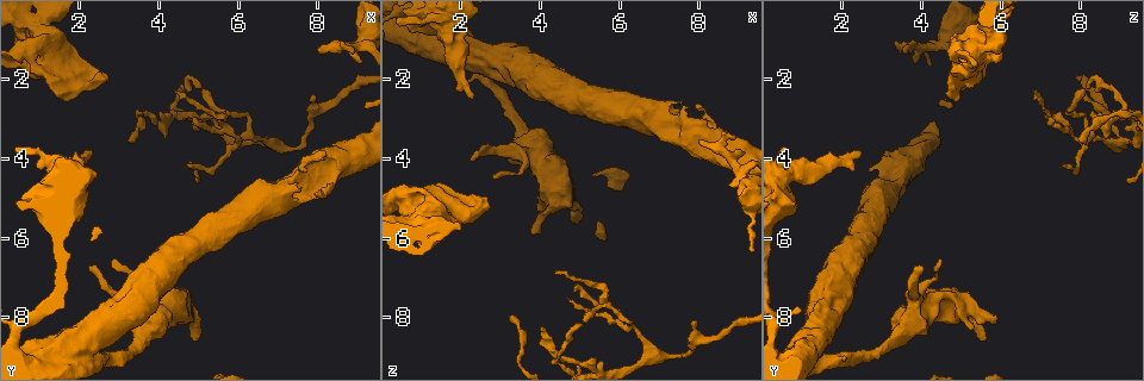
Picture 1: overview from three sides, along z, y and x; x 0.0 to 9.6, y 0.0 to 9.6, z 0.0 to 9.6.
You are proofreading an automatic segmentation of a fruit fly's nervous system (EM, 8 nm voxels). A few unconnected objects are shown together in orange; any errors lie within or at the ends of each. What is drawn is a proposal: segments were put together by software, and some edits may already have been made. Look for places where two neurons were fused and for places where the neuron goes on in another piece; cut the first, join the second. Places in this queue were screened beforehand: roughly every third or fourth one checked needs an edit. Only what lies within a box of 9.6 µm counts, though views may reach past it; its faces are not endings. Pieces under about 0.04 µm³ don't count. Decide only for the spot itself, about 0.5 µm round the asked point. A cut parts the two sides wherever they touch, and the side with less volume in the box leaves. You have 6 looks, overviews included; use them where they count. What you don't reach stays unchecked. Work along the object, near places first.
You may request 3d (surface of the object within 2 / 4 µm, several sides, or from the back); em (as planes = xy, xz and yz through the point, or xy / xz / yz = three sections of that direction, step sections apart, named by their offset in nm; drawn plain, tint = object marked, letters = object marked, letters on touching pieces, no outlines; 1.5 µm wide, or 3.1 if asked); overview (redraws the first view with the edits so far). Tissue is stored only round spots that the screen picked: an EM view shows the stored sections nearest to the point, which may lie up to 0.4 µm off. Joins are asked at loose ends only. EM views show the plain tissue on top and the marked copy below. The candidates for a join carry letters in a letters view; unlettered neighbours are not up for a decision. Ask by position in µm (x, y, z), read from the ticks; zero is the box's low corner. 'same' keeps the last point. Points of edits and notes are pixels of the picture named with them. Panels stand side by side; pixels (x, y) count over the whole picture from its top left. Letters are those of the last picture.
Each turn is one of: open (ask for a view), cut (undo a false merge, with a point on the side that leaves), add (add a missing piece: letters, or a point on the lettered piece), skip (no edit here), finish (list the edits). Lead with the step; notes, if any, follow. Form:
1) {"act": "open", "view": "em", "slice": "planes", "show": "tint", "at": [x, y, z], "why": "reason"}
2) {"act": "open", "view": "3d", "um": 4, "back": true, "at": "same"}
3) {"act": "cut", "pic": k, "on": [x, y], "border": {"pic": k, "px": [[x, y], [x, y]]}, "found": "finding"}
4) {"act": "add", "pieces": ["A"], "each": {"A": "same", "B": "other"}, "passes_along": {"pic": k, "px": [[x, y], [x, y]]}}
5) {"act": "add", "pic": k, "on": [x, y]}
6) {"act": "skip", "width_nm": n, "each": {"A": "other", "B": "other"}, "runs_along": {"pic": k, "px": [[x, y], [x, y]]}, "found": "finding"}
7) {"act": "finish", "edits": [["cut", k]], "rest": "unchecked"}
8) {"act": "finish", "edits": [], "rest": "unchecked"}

{"act": "open", "view": "3d", "um": 4, "at": [4.85, 8.60, 5.65], "why": "free end"}

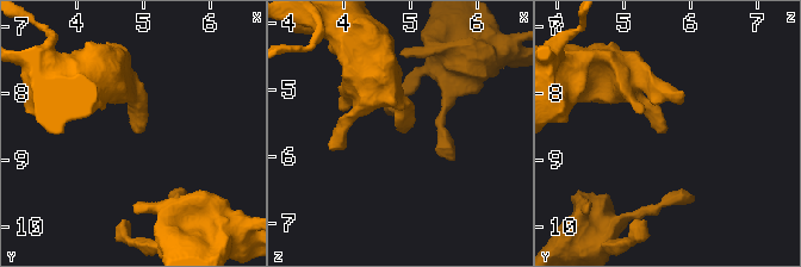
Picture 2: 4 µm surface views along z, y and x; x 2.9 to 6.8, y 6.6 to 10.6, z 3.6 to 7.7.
{"act": "open", "view": "em", "slice": "planes", "show": "letters", "at": [4.95, 8.60, 5.65]}

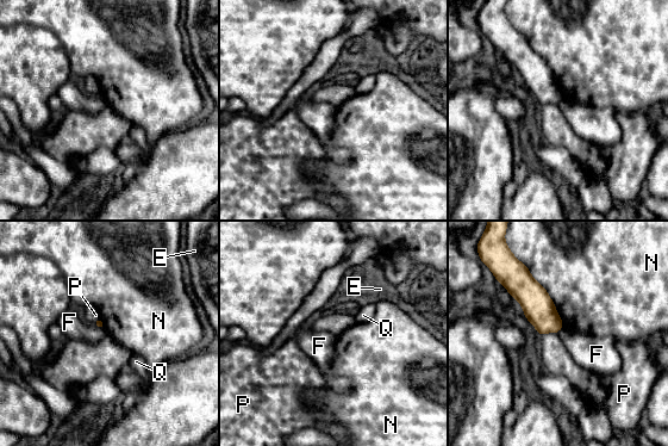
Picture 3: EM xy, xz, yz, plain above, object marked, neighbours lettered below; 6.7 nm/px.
{"act": "skip", "longest_contact_nm": ["N", 500], "each": {"E": "other", "F": "other", "N": "other", "P": "other", "Q": "other"}, "border": {"pic": 3, "px": [[562, 326], [557, 332]]}, "found": "no lettered piece goes on from it"}

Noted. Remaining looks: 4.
{"act": "open", "view": "3d", "um": 4, "at": [4.45, 2.40, 6.85], "why": "branch stops here"}

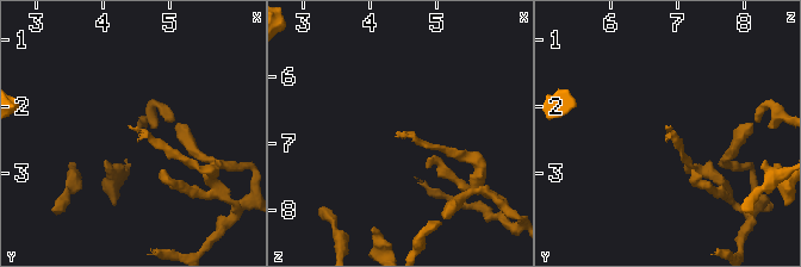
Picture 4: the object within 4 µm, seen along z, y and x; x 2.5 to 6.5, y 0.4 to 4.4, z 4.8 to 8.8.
{"act": "open", "view": "em", "slice": "xy", "step": 4, "show": "tint", "at": [4.40, 2.30, 6.80]}

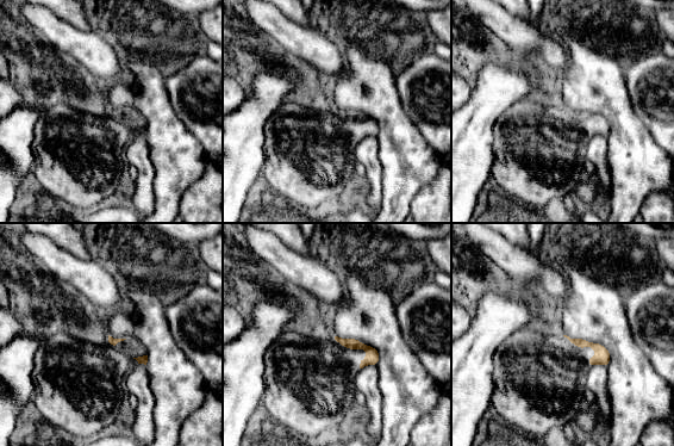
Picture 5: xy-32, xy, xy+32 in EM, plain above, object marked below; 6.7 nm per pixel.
{"act": "open", "view": "em", "slice": "planes", "show": "letters", "at": "same"}

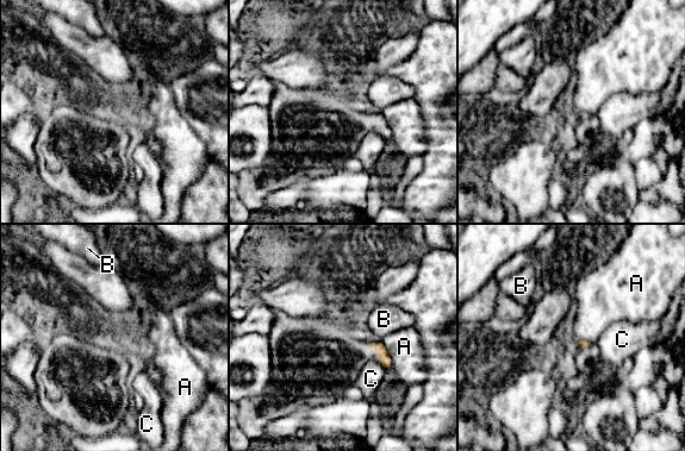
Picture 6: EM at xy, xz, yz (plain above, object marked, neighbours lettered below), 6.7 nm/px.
{"act": "skip", "each": {"A": "other", "B": "other", "C": "other"}, "found": "no lettered piece goes on from it"}

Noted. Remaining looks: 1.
{"act": "finish", "edits": [], "rest": "unchecked"}

